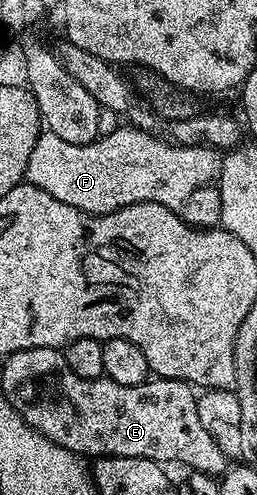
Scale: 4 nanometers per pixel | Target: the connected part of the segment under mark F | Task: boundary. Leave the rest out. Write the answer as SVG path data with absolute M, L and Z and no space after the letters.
M120 125L113 133L100 135L89 145L69 145L69 141L61 141L57 133L44 130L37 145L33 145L33 153L29 153L26 182L37 189L45 189L49 197L57 197L57 201L65 201L65 205L73 205L73 209L81 209L90 215L108 215L134 203L156 203L182 209L196 189L218 180L222 173L224 152L217 147L181 147L157 136L139 127Z

